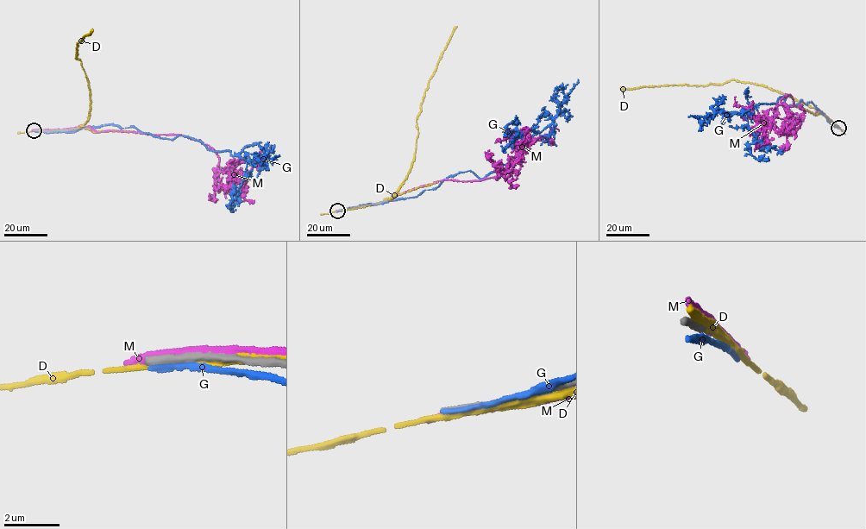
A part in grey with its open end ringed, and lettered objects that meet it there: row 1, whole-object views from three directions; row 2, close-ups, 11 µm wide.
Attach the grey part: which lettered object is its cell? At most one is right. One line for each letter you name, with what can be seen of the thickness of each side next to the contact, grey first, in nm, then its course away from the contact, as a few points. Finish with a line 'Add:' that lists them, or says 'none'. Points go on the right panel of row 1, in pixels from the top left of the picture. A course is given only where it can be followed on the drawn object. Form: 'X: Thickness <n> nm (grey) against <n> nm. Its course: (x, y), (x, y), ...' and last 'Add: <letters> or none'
Add: none

